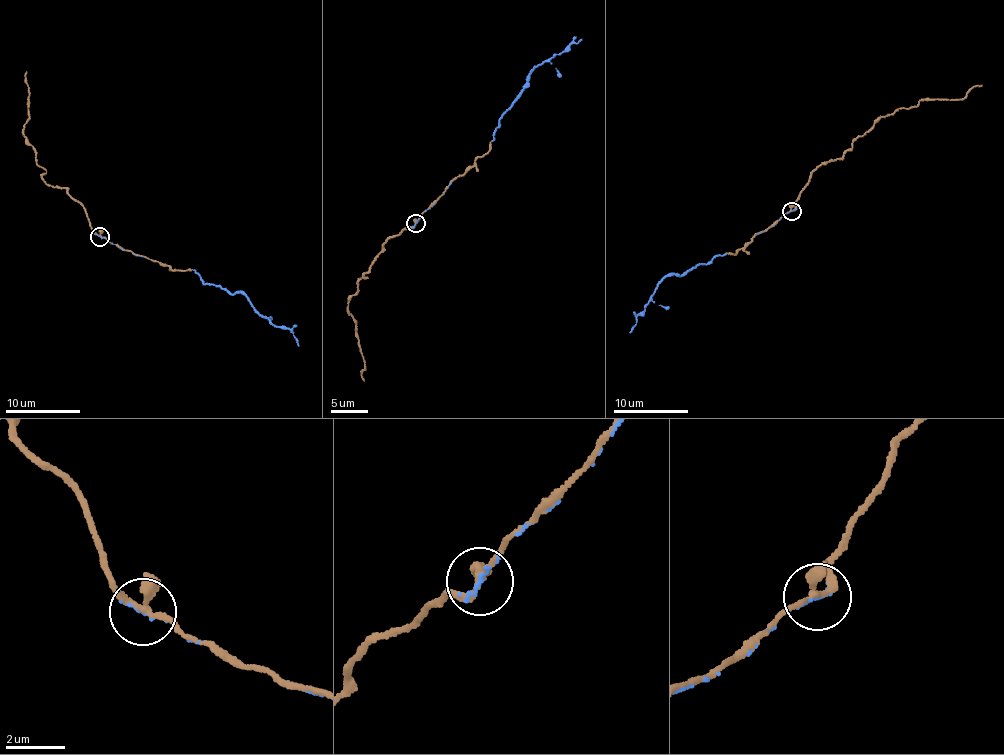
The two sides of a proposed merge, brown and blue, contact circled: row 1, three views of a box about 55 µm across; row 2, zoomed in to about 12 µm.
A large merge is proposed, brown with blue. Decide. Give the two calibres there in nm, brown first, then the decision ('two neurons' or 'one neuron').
200/130 nm | one neuron

